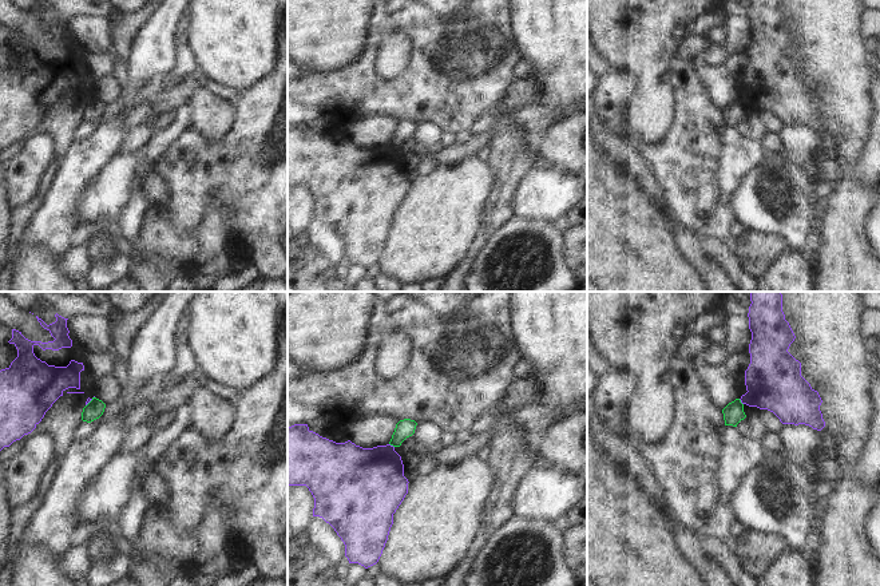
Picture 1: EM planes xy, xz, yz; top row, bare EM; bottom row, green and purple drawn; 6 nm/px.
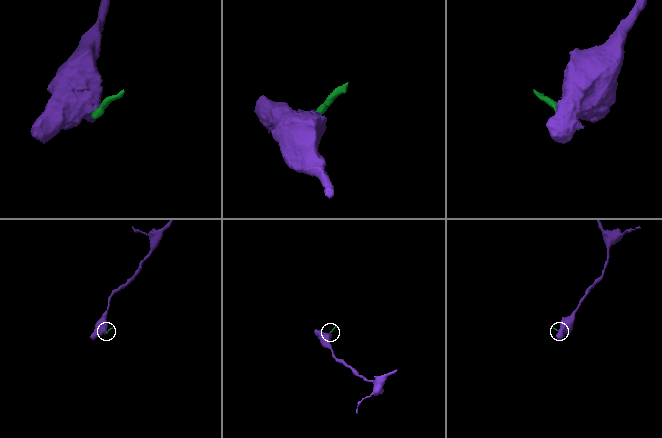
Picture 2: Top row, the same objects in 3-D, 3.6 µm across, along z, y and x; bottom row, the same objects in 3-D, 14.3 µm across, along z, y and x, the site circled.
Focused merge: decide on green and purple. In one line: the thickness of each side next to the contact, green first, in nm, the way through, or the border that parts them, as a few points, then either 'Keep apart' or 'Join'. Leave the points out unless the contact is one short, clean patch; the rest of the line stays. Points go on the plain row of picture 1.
Thickness 120 nm (green) against 340 nm. Boundary: yz (738, 99), (742, 105). Keep apart.

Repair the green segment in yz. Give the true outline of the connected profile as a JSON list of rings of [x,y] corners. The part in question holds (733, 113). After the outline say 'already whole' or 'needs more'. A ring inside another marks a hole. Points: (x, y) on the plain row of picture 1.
[[[736,99],[734,102],[729,103],[724,110],[724,120],[725,126],[733,126],[737,127],[737,124],[746,118],[744,112],[744,104],[740,99]]] | already whole

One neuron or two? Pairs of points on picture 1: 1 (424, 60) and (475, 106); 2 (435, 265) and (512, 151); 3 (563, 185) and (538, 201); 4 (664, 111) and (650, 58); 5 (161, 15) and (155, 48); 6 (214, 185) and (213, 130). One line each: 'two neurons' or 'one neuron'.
1: one neuron
2: two neurons
3: one neuron
4: one neuron
5: one neuron
6: two neurons

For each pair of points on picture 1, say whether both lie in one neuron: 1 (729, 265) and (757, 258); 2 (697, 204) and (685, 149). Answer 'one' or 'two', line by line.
1: two
2: one

